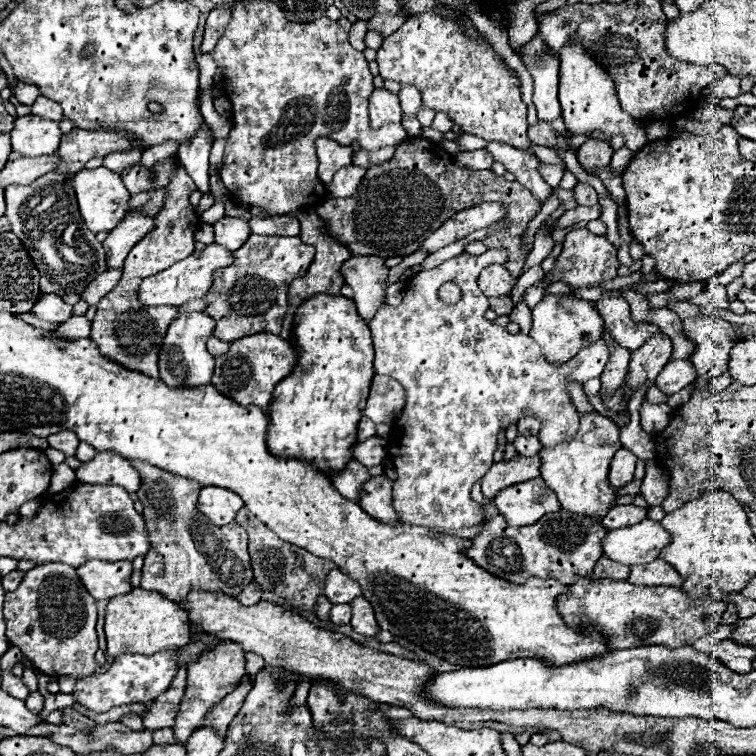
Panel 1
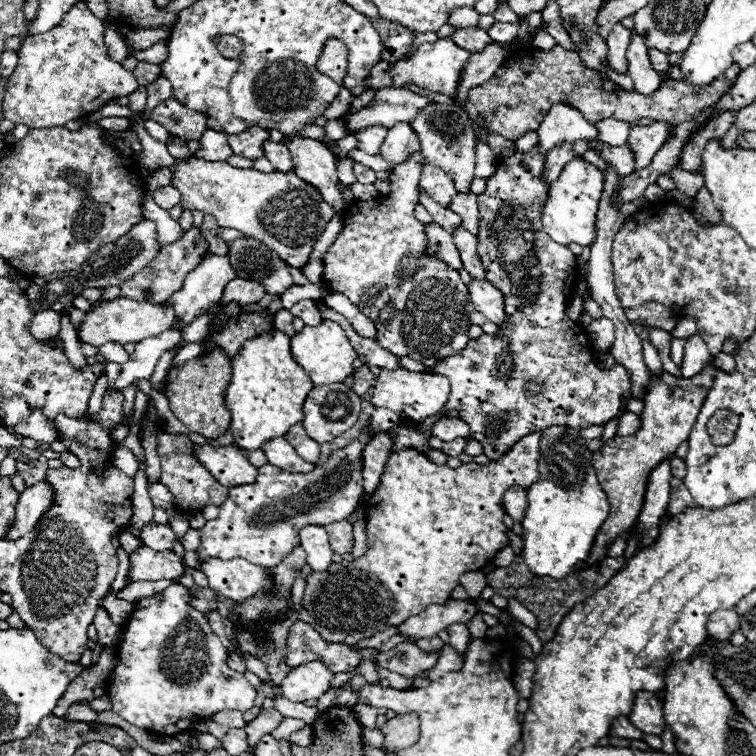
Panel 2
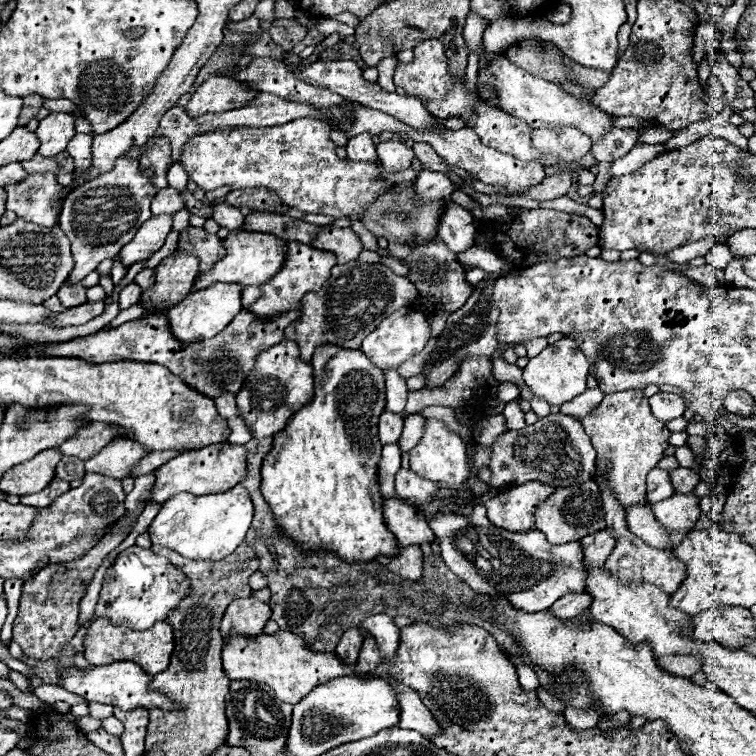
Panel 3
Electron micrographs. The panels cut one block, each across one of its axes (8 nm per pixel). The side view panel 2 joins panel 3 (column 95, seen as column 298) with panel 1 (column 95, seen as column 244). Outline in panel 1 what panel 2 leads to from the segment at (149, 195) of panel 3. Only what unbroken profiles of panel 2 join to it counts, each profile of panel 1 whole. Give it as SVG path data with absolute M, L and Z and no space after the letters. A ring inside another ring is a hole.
M100 166L94 170L80 170L74 174L74 190L80 206L80 214L86 220L86 226L98 234L98 232L110 232L124 216L130 202L130 192L126 190L120 174Z

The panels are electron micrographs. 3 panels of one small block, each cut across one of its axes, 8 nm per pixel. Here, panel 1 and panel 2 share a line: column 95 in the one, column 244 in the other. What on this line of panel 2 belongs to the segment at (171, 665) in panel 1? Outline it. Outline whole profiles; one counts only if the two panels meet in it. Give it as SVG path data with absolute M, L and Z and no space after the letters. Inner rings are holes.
M170 584L162 594L140 600L128 624L124 626L124 640L118 648L120 662L106 680L106 692L112 702L112 712L122 716L132 726L160 734L178 734L184 732L194 720L208 718L222 710L246 712L254 706L256 690L250 686L244 674L228 668L226 650L220 638L212 632L206 616L190 606L190 600L192 596L188 594L186 586Z

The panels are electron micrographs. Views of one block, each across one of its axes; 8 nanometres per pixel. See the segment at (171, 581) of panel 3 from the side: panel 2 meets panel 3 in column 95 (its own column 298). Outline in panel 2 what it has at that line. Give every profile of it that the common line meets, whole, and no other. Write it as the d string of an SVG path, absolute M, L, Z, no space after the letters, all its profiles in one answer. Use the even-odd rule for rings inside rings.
M540 432L520 438L500 460L490 460L488 464L468 462L460 468L448 468L432 464L418 450L390 454L378 488L364 502L364 522L368 526L366 554L350 562L330 564L330 578L326 578L326 572L312 572L306 580L304 606L296 616L308 622L324 640L352 646L358 640L402 624L408 616L420 614L430 604L446 604L462 574L480 570L498 550L508 546L502 496L510 486L534 484L538 478L538 458Z

